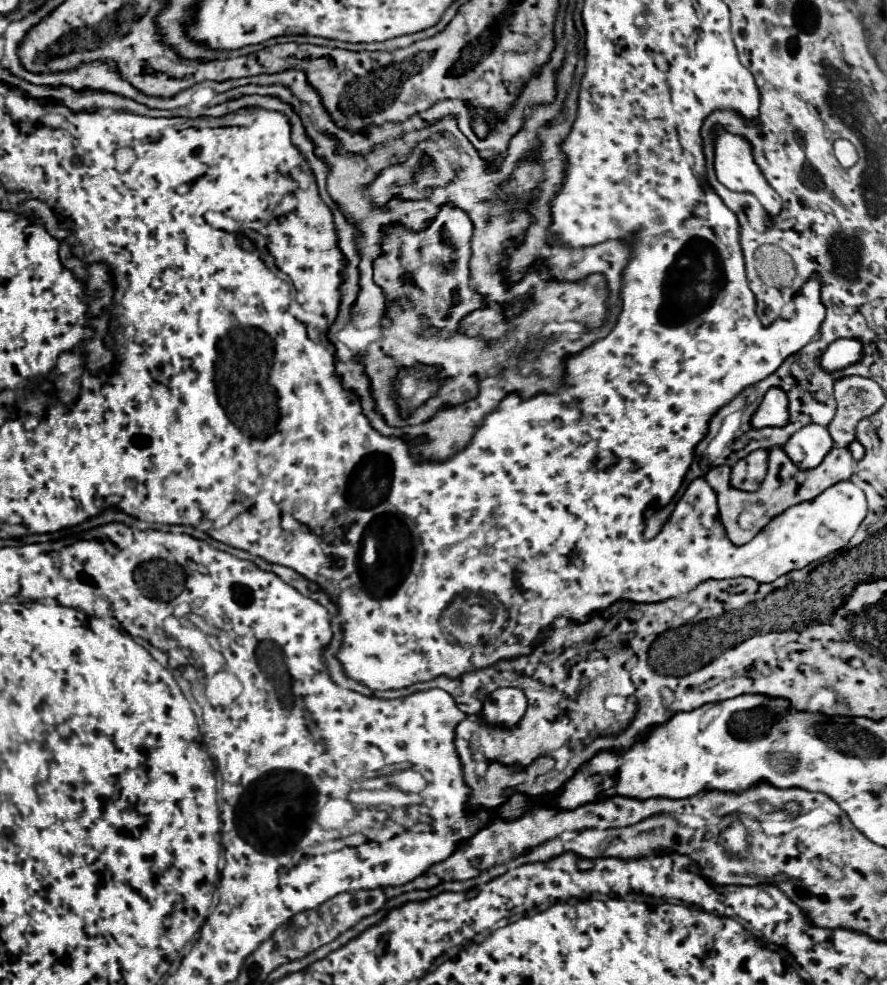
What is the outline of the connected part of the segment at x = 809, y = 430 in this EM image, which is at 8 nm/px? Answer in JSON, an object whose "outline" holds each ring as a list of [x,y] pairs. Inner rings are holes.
{"outline":[[[807,424],[783,444],[783,450],[795,466],[817,466],[831,446],[833,440],[825,426]]]}

